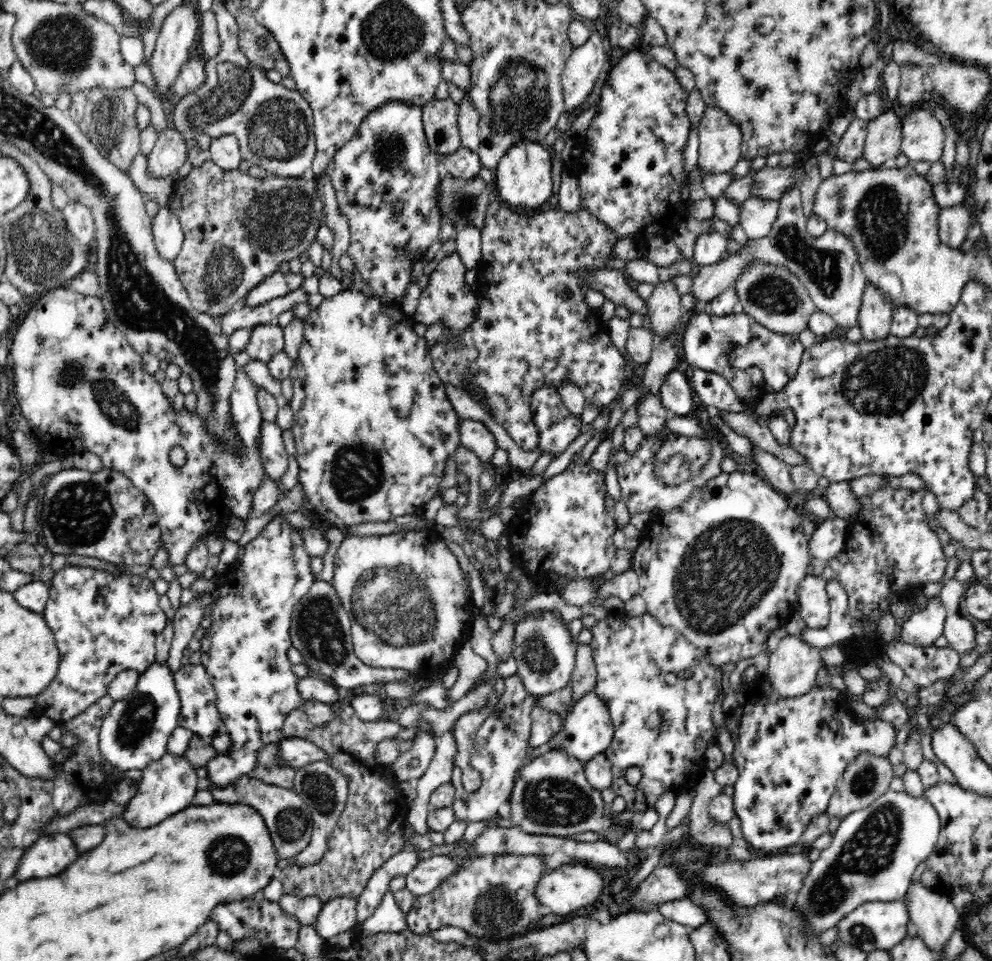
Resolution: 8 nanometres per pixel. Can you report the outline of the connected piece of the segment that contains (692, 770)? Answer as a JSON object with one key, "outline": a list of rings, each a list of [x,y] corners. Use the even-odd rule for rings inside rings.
{"outline":[[[647,612],[640,614],[639,616],[628,616],[625,613],[613,613],[608,615],[605,620],[597,622],[596,626],[592,629],[593,642],[590,644],[593,651],[593,662],[597,670],[596,678],[596,693],[598,696],[605,700],[605,704],[608,705],[608,710],[611,715],[612,723],[614,724],[614,735],[611,740],[610,746],[605,750],[606,756],[611,760],[612,770],[614,770],[614,792],[618,796],[624,796],[628,800],[628,808],[634,807],[634,812],[644,812],[646,808],[652,807],[655,803],[657,795],[664,792],[666,789],[677,786],[683,783],[687,778],[699,775],[703,770],[703,758],[704,752],[712,742],[715,742],[717,736],[717,730],[712,722],[712,712],[714,712],[714,706],[716,706],[716,700],[718,700],[718,694],[721,692],[722,675],[720,668],[711,666],[702,654],[690,643],[686,637],[672,629],[671,627],[664,627],[660,625],[660,622],[656,621]],[[628,768],[638,768],[640,770],[641,778],[638,784],[635,786],[630,785],[626,781],[626,774],[628,774]]]}

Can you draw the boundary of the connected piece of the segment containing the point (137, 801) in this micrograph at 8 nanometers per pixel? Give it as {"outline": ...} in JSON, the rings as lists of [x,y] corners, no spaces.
{"outline":[[[164,754],[160,760],[151,762],[144,768],[139,780],[137,794],[129,800],[121,817],[130,828],[148,828],[160,824],[165,818],[190,806],[194,793],[198,790],[194,768],[183,756]]]}

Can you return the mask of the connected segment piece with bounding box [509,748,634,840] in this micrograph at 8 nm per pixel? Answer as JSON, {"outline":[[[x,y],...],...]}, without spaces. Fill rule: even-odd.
{"outline":[[[551,749],[518,771],[510,800],[511,821],[525,833],[569,837],[572,834],[601,832],[611,840],[618,840],[634,826],[615,828],[611,824],[613,810],[604,808],[600,791],[594,790],[585,777],[583,762],[566,751]]]}

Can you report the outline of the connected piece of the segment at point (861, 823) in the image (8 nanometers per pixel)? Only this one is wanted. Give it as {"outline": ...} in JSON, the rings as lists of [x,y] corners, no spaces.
{"outline":[[[889,790],[870,806],[841,819],[830,845],[813,862],[804,886],[793,897],[810,931],[824,932],[867,902],[902,900],[917,865],[935,848],[939,814],[926,798]]]}

